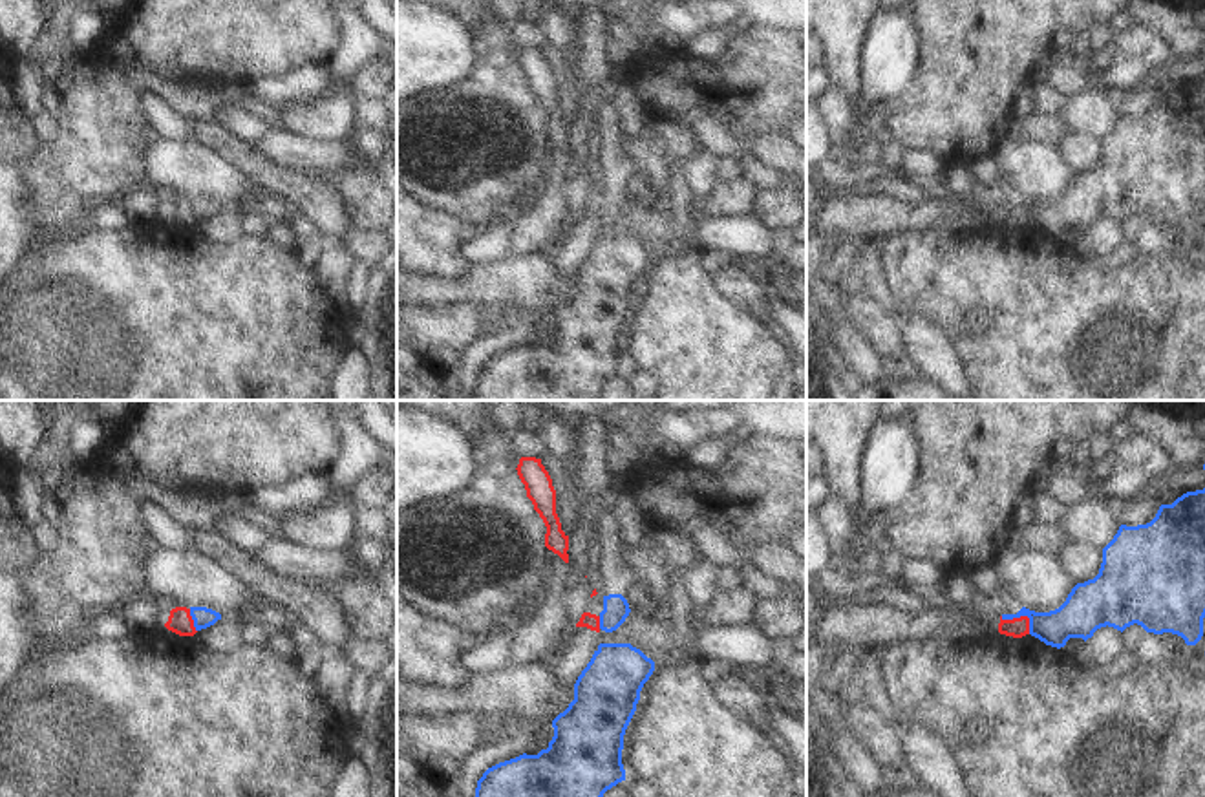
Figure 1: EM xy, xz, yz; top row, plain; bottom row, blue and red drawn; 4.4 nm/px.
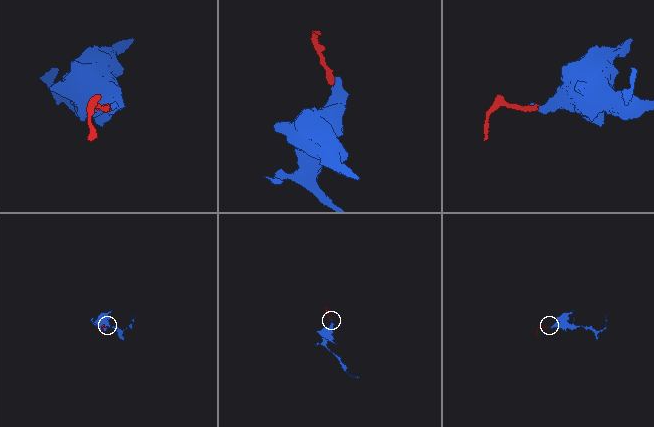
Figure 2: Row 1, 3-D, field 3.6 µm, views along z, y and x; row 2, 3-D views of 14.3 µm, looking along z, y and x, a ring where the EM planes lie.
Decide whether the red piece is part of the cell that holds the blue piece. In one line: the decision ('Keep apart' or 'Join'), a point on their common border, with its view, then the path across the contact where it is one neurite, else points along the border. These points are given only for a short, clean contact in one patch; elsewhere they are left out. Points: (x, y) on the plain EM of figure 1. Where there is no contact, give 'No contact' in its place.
Keep apart. Touches blue at yz (1023, 205). Boundary: yz (1001, 207), (1026, 207), (1030, 223)

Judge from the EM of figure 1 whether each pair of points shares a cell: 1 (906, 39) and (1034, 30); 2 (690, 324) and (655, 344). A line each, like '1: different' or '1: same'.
1: different
2: same

